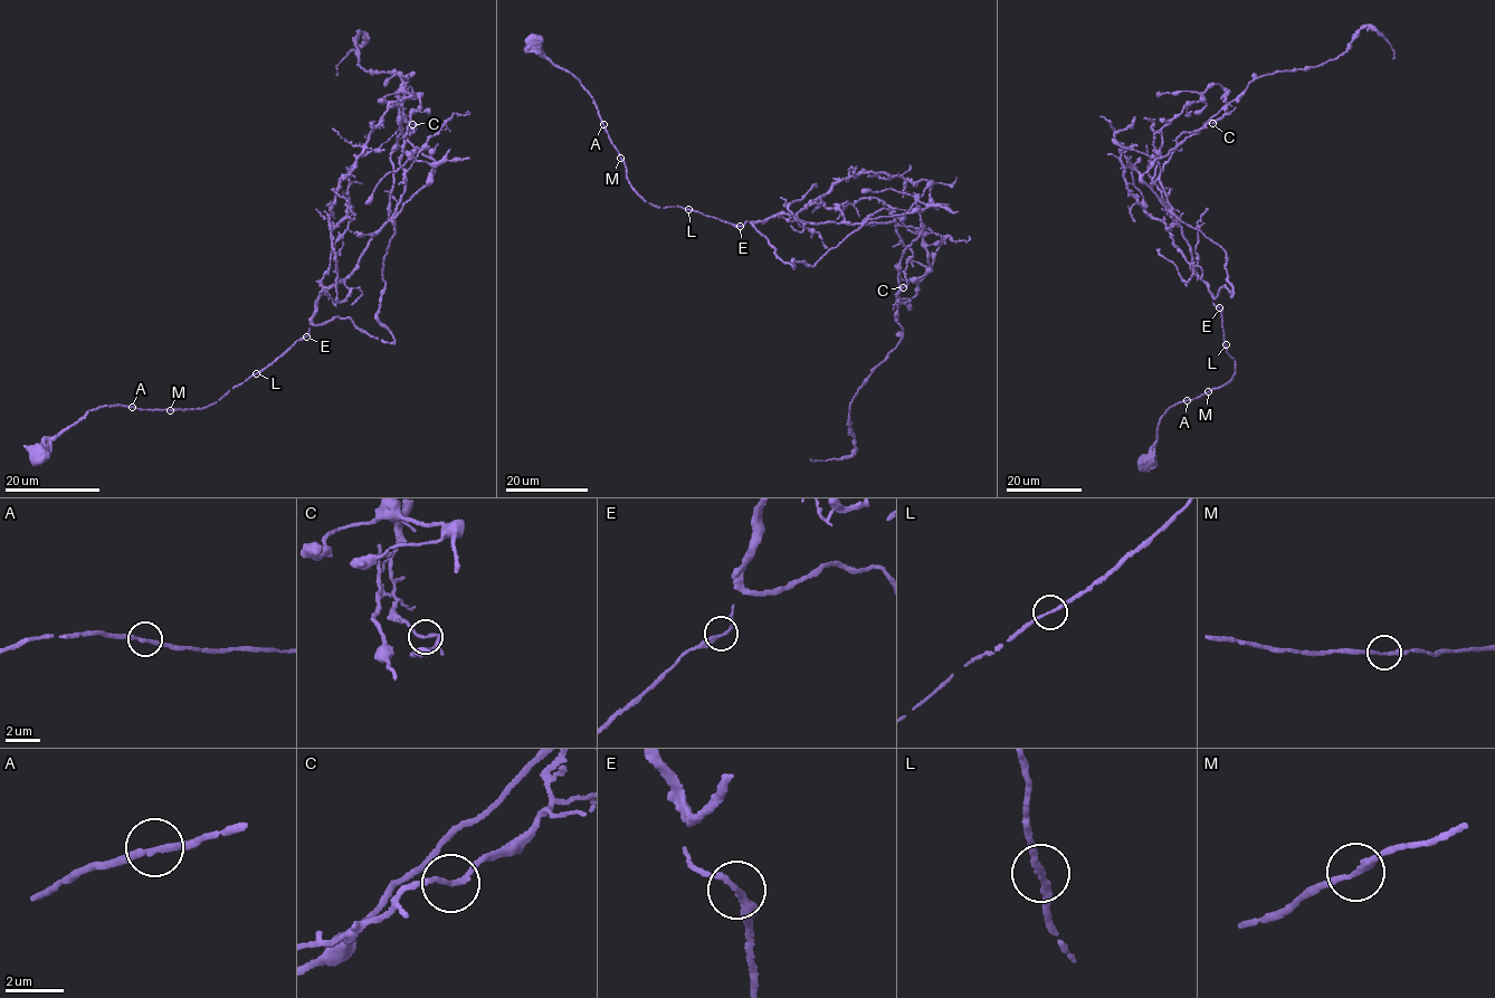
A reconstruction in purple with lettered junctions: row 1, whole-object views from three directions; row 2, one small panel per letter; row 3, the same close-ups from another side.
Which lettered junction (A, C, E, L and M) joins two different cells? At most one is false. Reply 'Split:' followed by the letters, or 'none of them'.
Split: none of them

